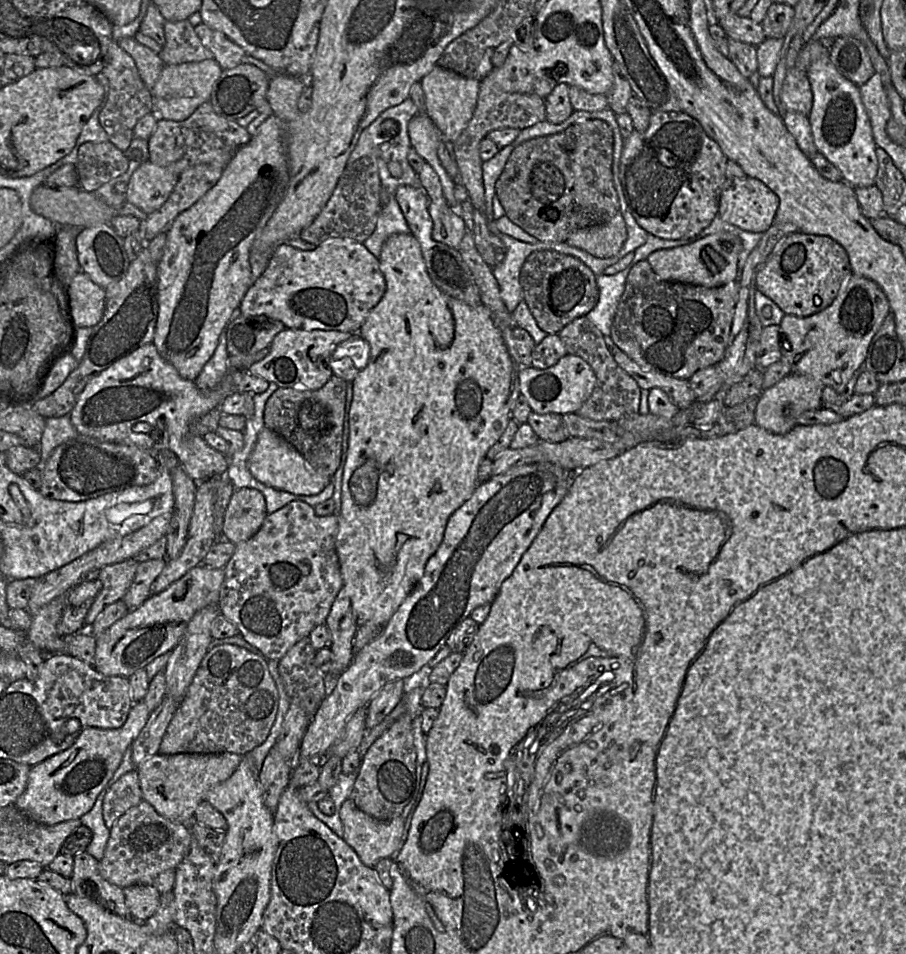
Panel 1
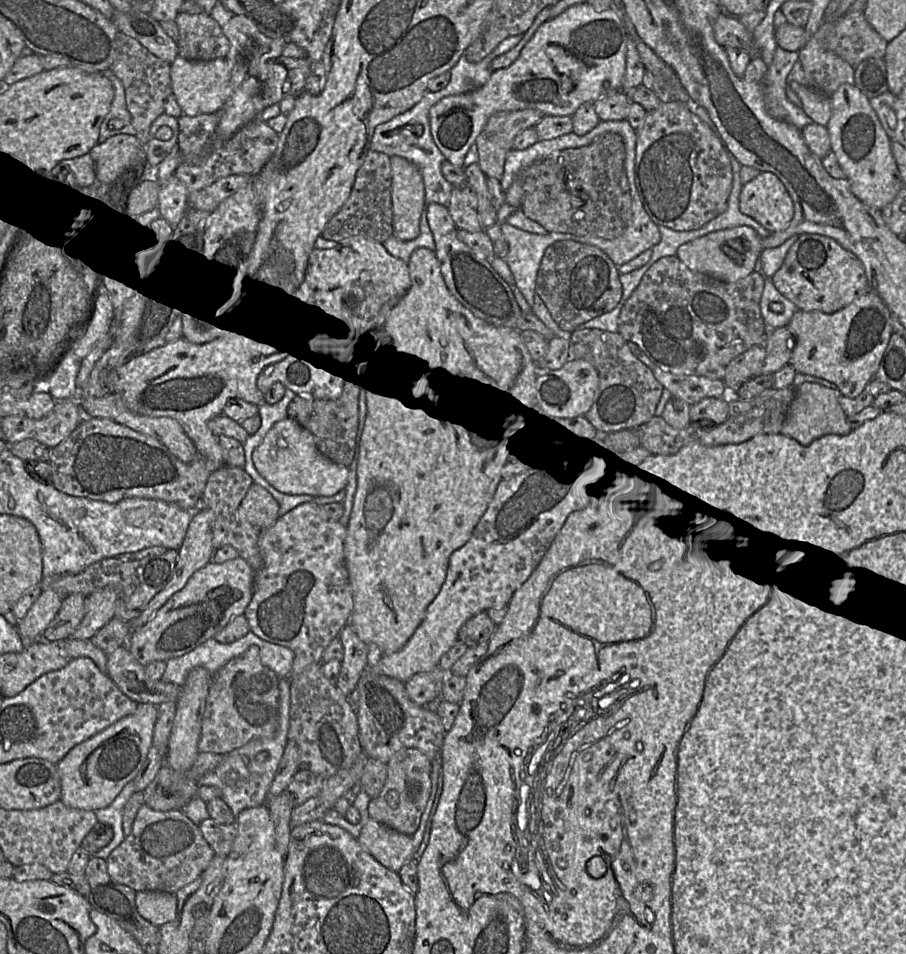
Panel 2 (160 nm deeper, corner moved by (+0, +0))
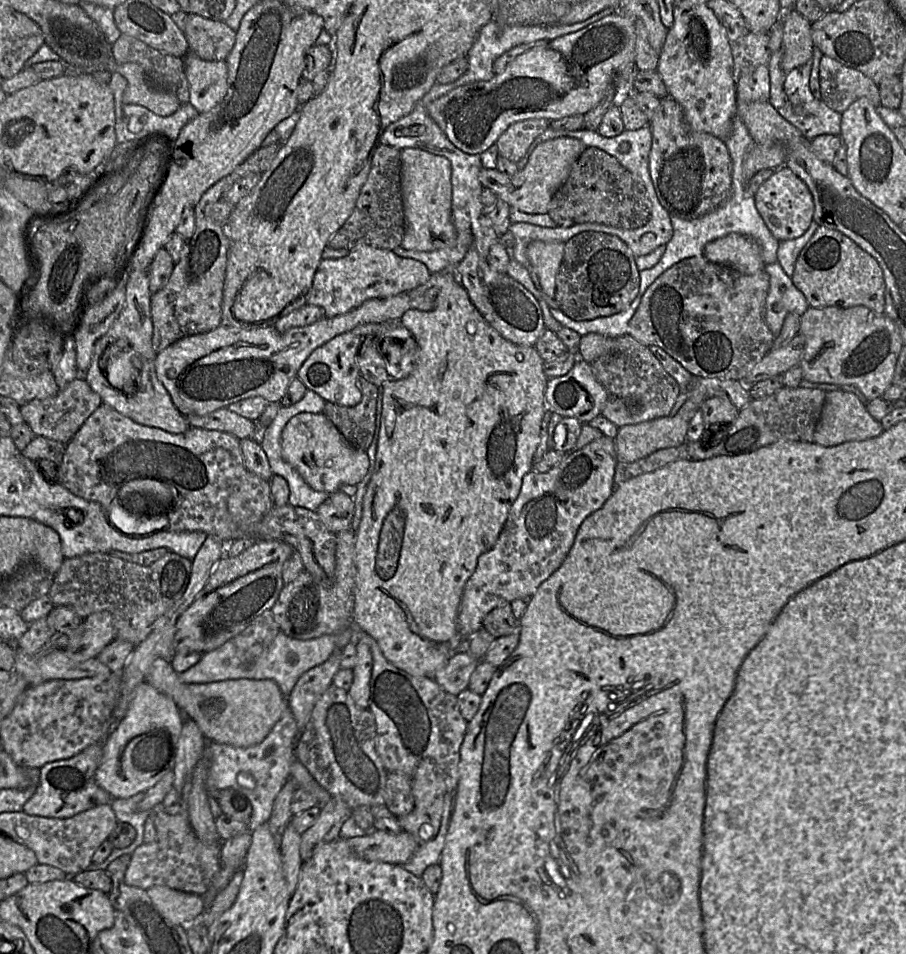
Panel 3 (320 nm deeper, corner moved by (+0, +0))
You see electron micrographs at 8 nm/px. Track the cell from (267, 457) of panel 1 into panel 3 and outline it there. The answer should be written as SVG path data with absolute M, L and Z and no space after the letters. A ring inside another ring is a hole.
M323 413L293 416L282 430L281 455L312 489L329 494L338 492L344 485L356 486L370 468L367 452L351 446Z

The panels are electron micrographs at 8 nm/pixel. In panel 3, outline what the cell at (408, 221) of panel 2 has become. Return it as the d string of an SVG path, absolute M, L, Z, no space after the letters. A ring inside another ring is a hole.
M419 148L401 152L401 192L406 222L402 248L434 251L457 245L457 230L452 221L451 163L440 155Z

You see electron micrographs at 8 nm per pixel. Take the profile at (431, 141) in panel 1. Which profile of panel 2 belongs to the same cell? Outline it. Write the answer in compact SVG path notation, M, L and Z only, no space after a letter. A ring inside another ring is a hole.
M588 2L574 4L564 12L542 23L509 66L494 70L488 81L472 91L440 99L429 110L432 138L445 160L464 167L465 157L475 145L488 119L501 111L539 110L543 115L572 116L583 103L621 90L626 68L628 33L621 17L612 9L596 10Z

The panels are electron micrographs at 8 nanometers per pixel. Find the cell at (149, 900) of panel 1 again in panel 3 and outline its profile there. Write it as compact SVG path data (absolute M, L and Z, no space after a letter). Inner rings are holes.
M163 885L152 886L146 891L159 912L174 924L196 923L196 918L204 910L204 902L199 894Z

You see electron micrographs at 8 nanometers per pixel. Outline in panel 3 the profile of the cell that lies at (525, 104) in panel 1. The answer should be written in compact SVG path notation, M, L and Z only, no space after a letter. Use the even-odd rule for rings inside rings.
M529 119L510 125L495 143L499 156L514 163L519 162L535 138L549 127L549 122L545 119Z

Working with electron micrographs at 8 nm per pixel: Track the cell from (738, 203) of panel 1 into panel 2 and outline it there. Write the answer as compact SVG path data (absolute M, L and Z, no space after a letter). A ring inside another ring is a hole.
M760 172L753 180L743 184L739 196L741 213L753 218L771 233L785 230L793 216L793 201L781 180L771 172Z

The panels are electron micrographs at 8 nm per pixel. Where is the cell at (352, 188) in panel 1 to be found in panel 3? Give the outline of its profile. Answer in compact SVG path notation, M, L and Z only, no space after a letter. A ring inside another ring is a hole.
M379 144L371 161L369 175L361 188L355 208L341 228L330 238L328 246L333 249L350 250L360 244L367 244L380 249L394 250L401 246L406 222L404 217L402 192L401 192L401 152L399 149Z

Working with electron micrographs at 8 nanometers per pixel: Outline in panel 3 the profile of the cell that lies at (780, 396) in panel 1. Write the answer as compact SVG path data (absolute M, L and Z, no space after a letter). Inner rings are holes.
M842 390L826 391L826 398L820 419L814 431L813 441L824 447L831 447L849 441L863 441L882 434L884 427L866 409L866 404L852 392Z

